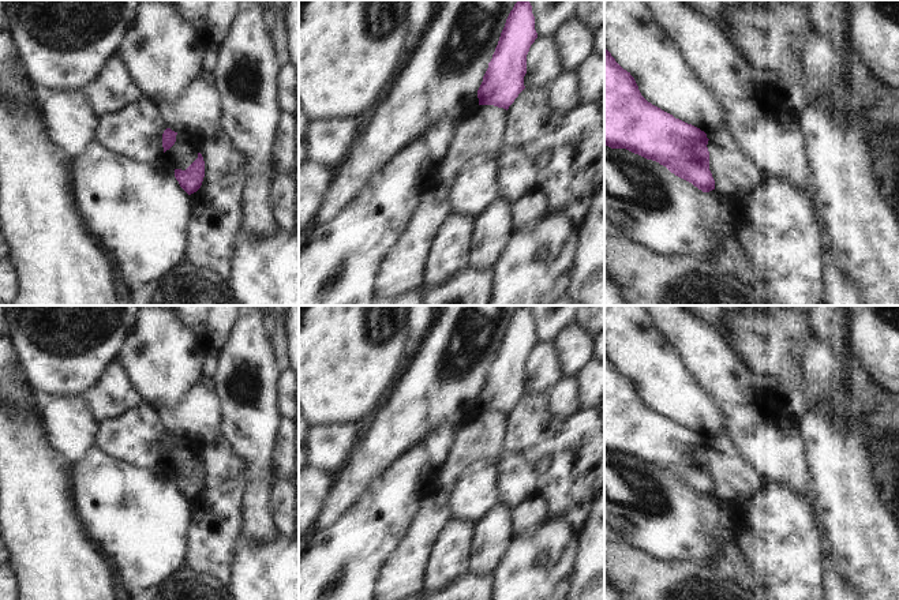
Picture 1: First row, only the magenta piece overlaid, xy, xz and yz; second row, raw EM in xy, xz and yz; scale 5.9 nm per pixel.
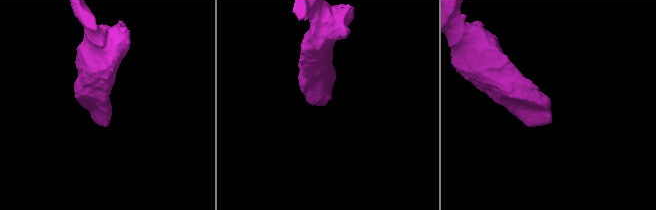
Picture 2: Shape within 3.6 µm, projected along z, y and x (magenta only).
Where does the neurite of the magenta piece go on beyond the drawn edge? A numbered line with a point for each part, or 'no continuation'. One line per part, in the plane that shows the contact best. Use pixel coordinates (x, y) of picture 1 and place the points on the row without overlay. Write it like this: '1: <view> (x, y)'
no continuation

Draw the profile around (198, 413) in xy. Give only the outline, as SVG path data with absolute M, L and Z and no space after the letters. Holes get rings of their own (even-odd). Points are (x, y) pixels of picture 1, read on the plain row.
M201 376L176 406L157 412L166 432L175 438L195 436L206 442L220 436L221 409L210 376Z

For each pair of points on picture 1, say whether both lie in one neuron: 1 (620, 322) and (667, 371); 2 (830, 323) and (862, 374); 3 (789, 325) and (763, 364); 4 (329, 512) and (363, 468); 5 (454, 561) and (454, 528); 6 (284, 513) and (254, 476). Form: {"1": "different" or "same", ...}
{"1": "same", "2": "same", "3": "same", "4": "same", "5": "same", "6": "different"}

